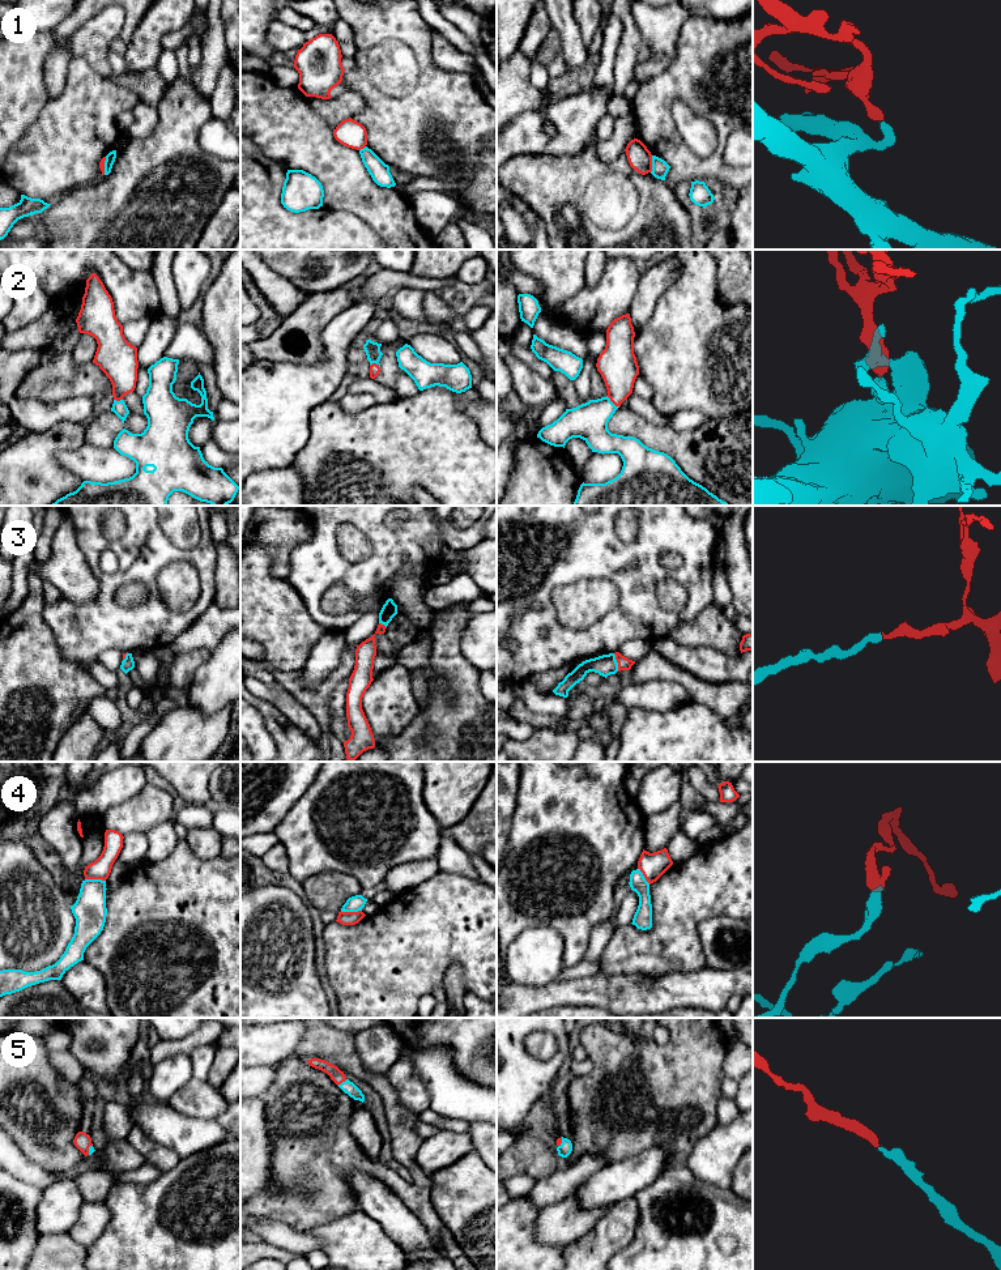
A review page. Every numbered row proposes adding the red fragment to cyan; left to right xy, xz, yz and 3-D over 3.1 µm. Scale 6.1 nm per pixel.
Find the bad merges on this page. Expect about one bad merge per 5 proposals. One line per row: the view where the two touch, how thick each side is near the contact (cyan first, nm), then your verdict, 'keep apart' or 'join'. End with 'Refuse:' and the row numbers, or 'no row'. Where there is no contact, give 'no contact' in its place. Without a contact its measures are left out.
1: yz | 100/150 nm | keep apart
2: yz | 220/240 nm | join
3: yz | 130/80 nm | join
4: xy | 200/120 nm | keep apart
5: xz | 80/80 nm | join
Refuse: 1, 4

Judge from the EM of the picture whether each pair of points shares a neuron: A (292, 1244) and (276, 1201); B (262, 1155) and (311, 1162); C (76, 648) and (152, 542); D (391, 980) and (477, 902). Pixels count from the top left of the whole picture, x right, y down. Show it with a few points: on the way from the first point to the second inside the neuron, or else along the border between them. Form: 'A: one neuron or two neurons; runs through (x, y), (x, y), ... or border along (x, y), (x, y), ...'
A: two neurons; border along (254, 1218), (280, 1221), (294, 1228)
B: two neurons; border along (267, 1126), (271, 1134), (271, 1176), (275, 1187)
C: one neuron; runs through (110, 627), (128, 627), (153, 602), (150, 576)
D: one neuron; runs through (412, 960), (456, 919)

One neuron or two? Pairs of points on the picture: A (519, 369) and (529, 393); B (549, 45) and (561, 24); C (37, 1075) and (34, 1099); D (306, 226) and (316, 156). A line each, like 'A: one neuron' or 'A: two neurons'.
A: one neuron
B: two neurons
C: one neuron
D: two neurons

